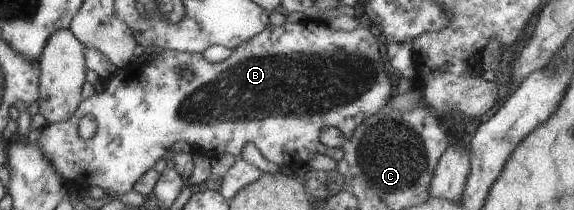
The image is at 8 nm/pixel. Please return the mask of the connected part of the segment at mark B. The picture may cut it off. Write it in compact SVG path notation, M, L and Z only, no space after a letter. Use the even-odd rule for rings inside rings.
M305 18L300 22L291 23L285 21L280 26L275 26L269 23L261 32L255 36L248 38L232 48L231 54L221 62L208 63L201 53L179 52L171 49L162 49L155 60L145 57L130 62L122 69L112 70L106 79L101 80L104 85L103 92L93 93L90 98L80 102L71 113L71 116L65 120L46 124L38 134L35 142L39 150L43 153L45 159L52 164L52 167L59 173L61 178L64 178L66 184L72 186L74 189L86 190L90 186L99 186L105 192L114 194L125 194L125 192L132 189L133 184L140 174L153 167L153 164L165 154L171 146L179 145L187 148L192 152L199 152L205 156L220 154L230 154L235 158L239 158L241 149L245 142L252 142L261 156L269 162L274 162L278 166L284 164L289 167L292 165L293 170L299 167L304 168L308 160L316 154L325 155L337 162L343 156L343 149L341 147L326 147L319 143L319 130L323 126L333 126L341 132L345 139L351 136L351 133L363 122L364 118L378 113L383 110L385 103L391 98L391 84L387 80L387 74L383 71L383 65L379 58L379 46L375 41L375 37L371 35L365 24L351 31L342 31L340 29L334 30L325 25L321 20L311 20ZM184 65L185 68L180 71L179 66ZM87 112L91 113L97 124L97 131L89 139L81 139L77 135L77 122Z

